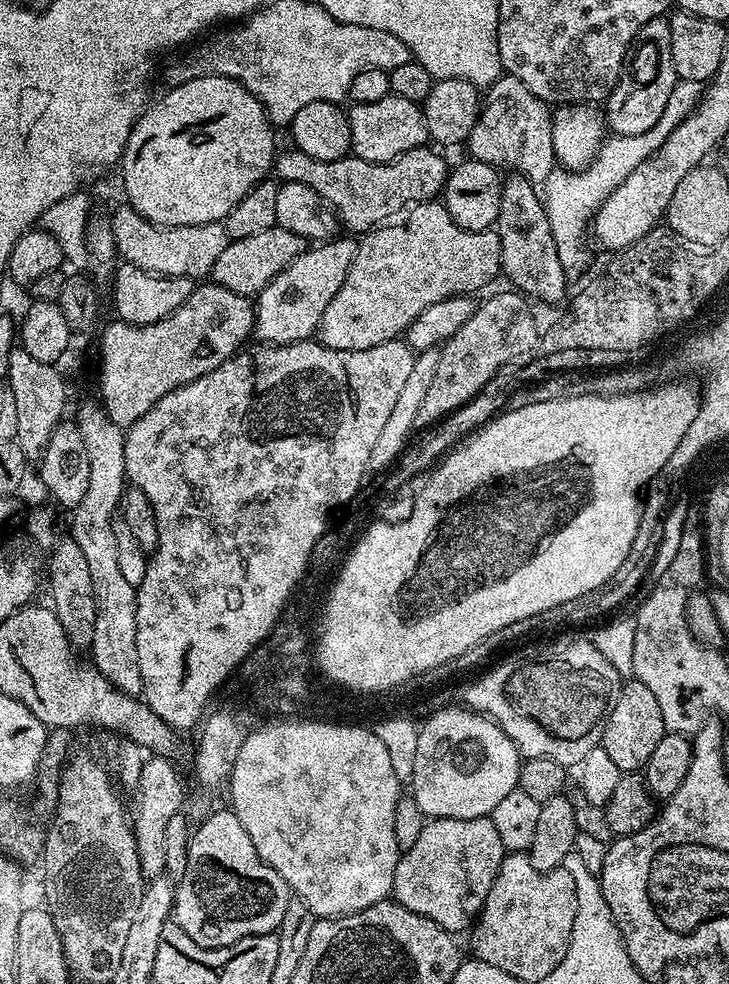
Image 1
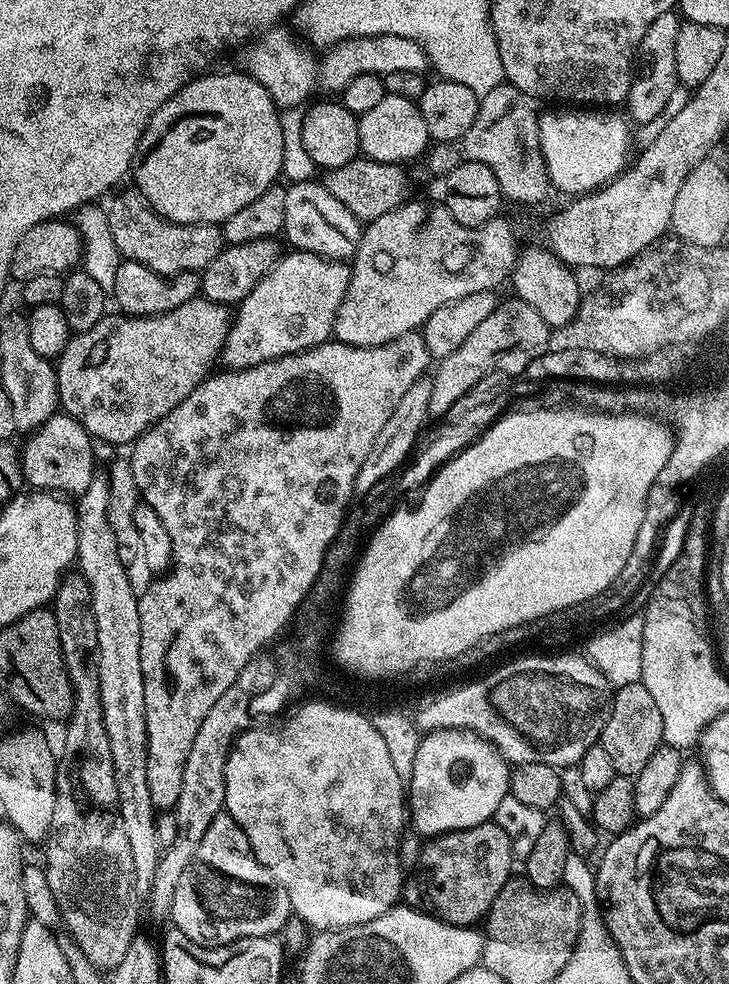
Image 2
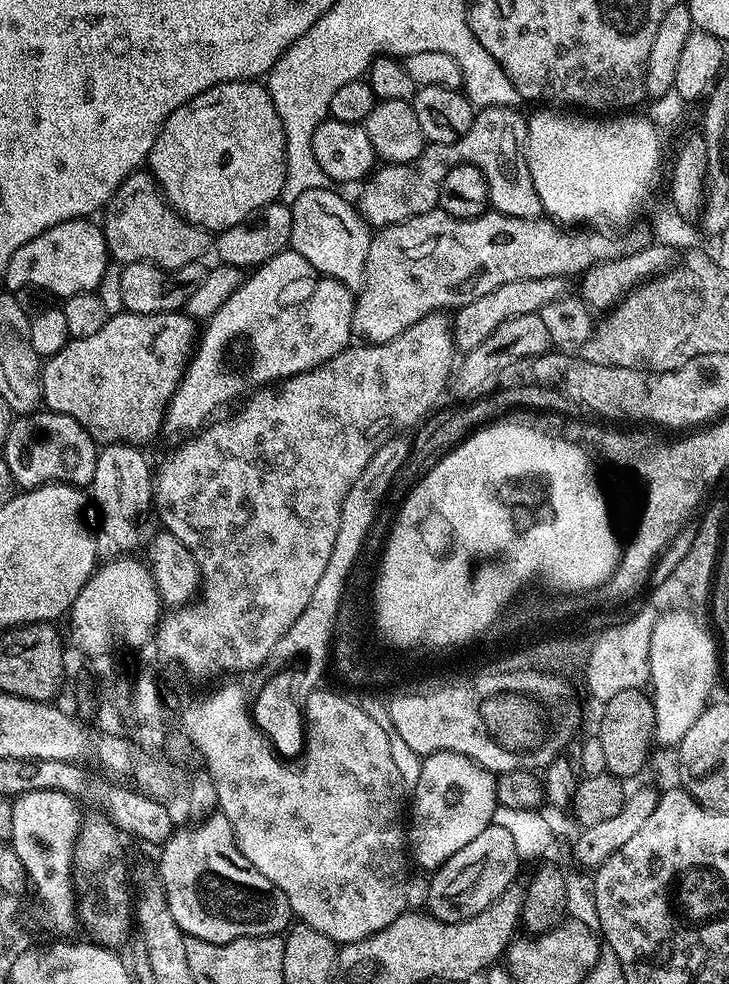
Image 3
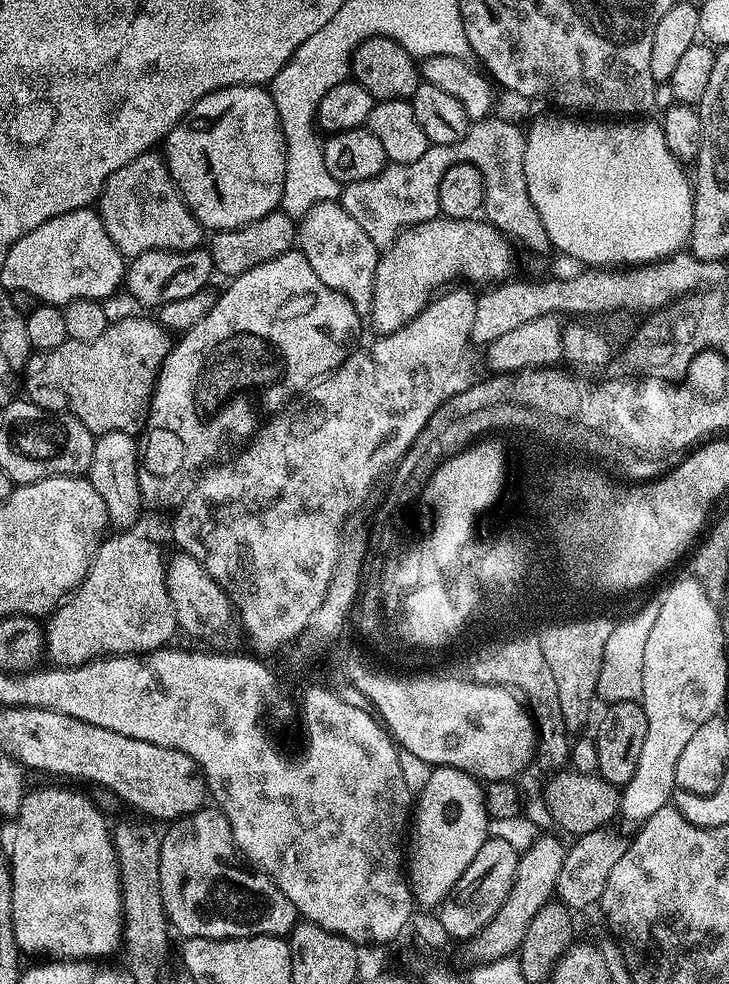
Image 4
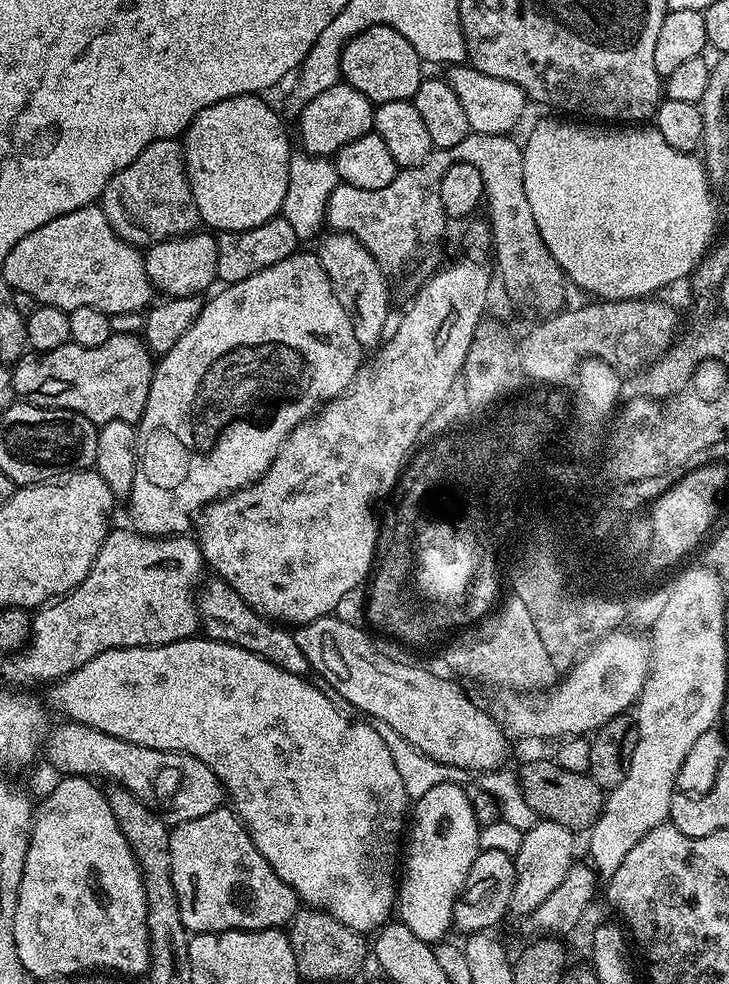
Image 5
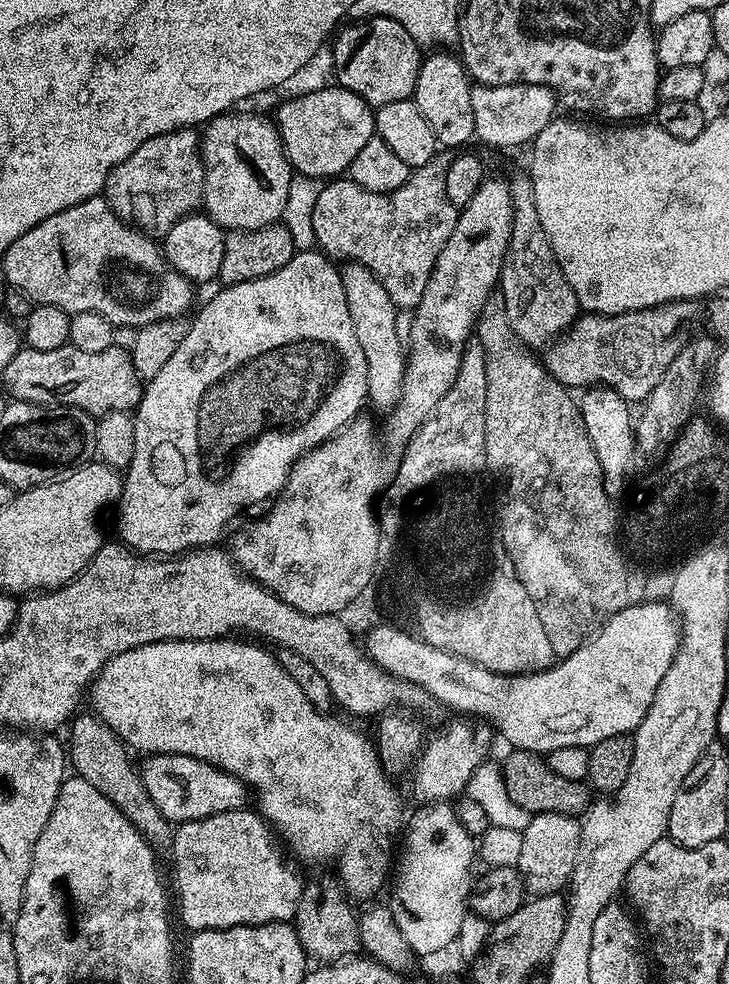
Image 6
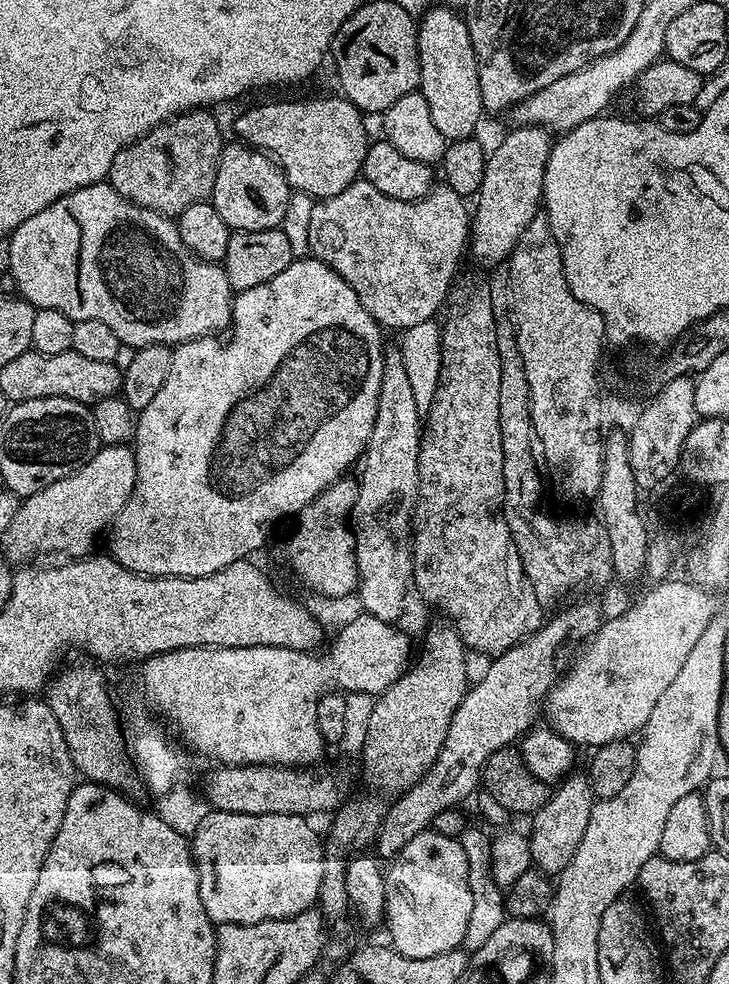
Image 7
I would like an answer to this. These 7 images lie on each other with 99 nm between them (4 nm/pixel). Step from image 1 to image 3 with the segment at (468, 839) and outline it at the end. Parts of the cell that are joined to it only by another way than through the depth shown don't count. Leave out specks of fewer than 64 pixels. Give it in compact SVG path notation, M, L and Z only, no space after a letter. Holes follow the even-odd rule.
M491 823L486 830L482 830L482 834L478 834L478 838L466 842L458 854L431 873L427 911L447 924L474 918L517 883L516 875L520 868L522 861L518 858L518 850L514 850L509 832Z

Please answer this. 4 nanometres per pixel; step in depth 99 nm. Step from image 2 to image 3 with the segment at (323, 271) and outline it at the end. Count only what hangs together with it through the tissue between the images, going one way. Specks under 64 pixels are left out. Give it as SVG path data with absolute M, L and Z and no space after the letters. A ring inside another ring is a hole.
M285 250L270 258L255 269L238 286L238 290L234 290L234 294L226 298L226 303L214 313L211 320L207 321L205 328L208 329L205 332L203 329L178 390L168 403L167 423L203 425L209 419L207 416L219 404L224 404L235 396L243 397L263 386L283 382L290 376L297 376L299 372L309 372L311 368L317 368L319 364L334 358L349 347L351 340L348 339L353 339L353 303L353 289L314 270L314 266L310 266L310 262L302 258L302 254Z

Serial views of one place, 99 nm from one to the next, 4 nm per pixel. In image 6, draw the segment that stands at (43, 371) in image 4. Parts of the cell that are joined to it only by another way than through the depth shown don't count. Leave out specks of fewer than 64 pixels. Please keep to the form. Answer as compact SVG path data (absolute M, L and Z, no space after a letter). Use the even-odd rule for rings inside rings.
M24 346L14 358L10 358L10 366L6 366L2 380L8 383L16 400L25 400L28 404L81 408L93 418L105 416L108 412L131 413L140 402L142 378L136 373L131 351L120 347L86 354L86 350L71 346L58 350L34 350Z

